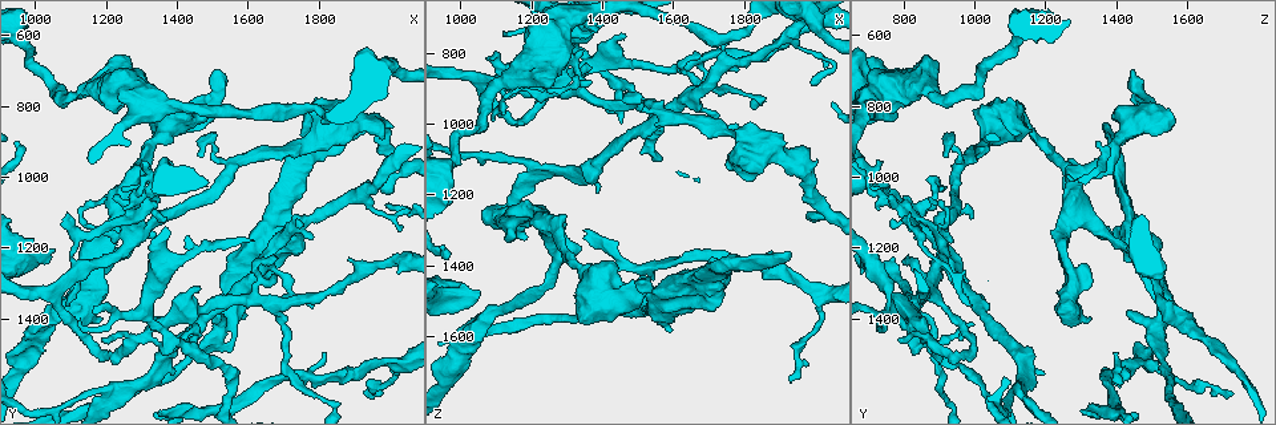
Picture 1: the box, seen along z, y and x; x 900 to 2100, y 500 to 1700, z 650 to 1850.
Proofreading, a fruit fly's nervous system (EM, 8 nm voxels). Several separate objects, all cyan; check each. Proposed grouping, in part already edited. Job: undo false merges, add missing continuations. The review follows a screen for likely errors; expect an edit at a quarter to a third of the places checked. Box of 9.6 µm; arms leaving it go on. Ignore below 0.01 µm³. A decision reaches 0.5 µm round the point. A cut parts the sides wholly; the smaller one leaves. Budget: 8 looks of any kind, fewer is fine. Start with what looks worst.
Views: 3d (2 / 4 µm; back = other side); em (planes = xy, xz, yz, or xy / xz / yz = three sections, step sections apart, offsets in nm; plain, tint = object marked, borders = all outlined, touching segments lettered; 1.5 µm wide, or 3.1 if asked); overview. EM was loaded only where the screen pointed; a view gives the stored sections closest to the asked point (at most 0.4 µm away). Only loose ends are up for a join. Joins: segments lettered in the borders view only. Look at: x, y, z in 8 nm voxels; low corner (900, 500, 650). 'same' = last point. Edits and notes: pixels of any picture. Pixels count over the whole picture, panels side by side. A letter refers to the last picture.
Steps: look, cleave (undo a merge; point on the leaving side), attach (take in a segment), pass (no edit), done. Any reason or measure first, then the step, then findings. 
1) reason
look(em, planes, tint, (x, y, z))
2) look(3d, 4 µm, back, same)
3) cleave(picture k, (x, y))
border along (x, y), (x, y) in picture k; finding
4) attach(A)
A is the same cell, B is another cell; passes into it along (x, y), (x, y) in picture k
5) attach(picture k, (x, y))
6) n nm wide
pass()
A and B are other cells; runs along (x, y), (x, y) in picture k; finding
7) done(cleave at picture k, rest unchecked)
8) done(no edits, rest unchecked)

thin end
look(em, xy, step 8, tint, (1930, 1610, 1730))

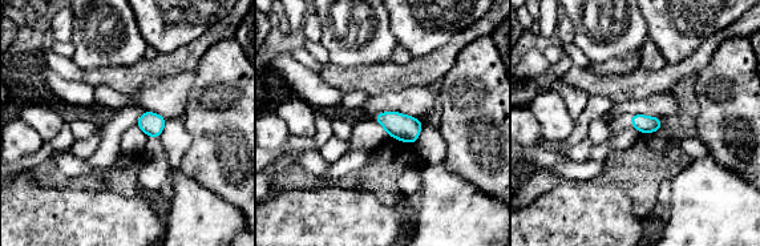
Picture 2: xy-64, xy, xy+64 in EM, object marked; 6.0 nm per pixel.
cut it another way
look(em, planes, tint, same)

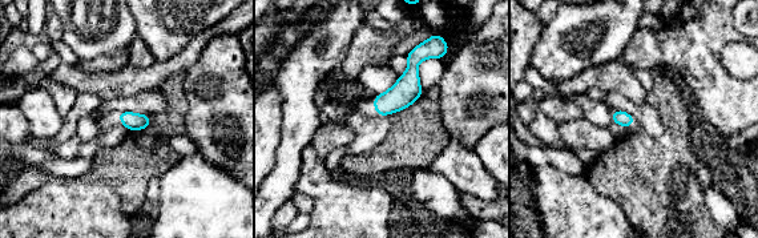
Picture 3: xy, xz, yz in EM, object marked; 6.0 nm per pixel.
what lies round it
look(em, planes, borders, same)

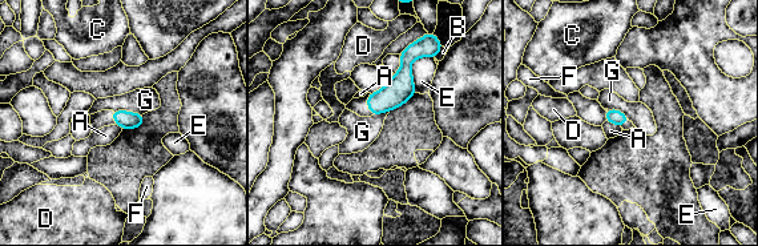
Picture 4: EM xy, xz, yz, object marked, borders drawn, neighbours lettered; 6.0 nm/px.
pass()
A, B, C, D, E, F and G are other cells; runs along (420, 53), (375, 111) in picture 4; none of them fits

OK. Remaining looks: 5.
thin arm on a thick one
look(em, planes, borders, (2020, 1540, 1500))

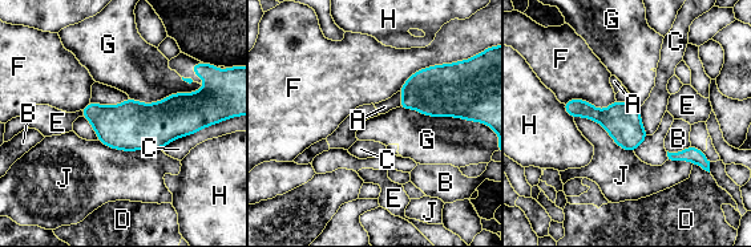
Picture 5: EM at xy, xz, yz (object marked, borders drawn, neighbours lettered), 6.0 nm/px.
220 nm wide
pass()
A, B, C, D, E, F, G, H and J are other cells; border along (574, 117), (597, 121), (633, 152) in picture 5; one neuron here

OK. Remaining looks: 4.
thin end
look(3d, 4 µm, (1410, 1460, 960))

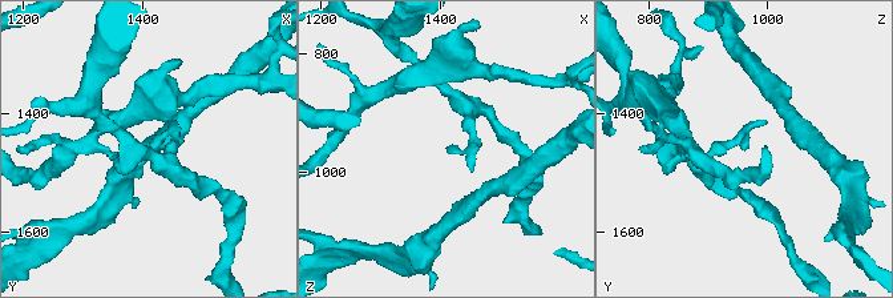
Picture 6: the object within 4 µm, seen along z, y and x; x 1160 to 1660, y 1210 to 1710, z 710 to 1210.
look(em, xy, step 8, borders, (1410, 1465, 960))

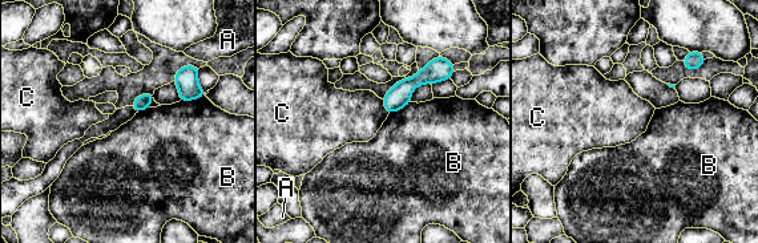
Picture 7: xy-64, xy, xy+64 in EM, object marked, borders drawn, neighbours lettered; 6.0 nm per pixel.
pass()
A, B and C are other cells; border along (382, 100), (388, 113) in picture 7; no lettered segment goes on from it

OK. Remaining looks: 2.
calibre changes
look(em, planes, borders, (1280, 980, 1310))

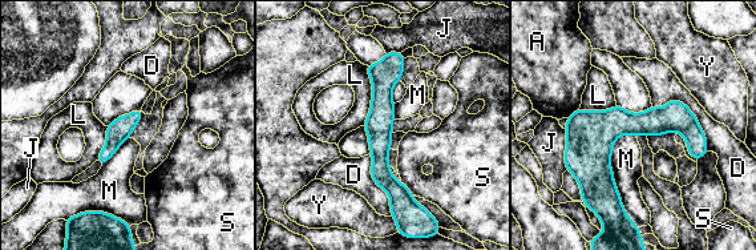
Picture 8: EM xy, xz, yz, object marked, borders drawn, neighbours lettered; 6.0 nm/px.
pass()
A, D, J, L, M, S and Y are other cells; border along (623, 133), (610, 168), (633, 220) in picture 8; one neuron here

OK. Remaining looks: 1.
done(no edits, rest unchecked)

